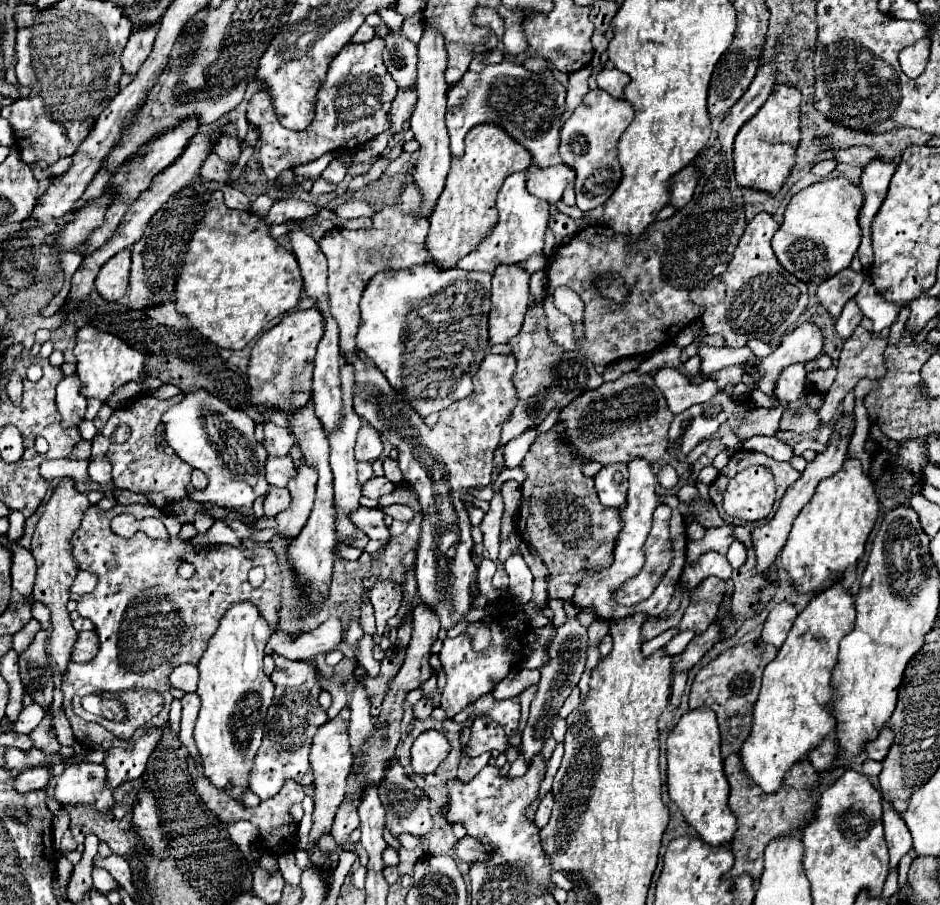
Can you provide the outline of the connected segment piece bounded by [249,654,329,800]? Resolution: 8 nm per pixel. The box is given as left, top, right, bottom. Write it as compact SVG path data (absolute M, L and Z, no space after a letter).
M273 654L273 660L275 660L275 670L271 674L271 682L275 684L275 698L267 712L263 744L259 748L255 766L249 776L251 790L261 800L273 798L283 788L285 780L295 780L301 786L313 784L309 750L311 750L311 742L313 742L317 728L329 720L325 710L317 702L321 694L321 686L317 682L315 664L313 662L291 662L275 654Z

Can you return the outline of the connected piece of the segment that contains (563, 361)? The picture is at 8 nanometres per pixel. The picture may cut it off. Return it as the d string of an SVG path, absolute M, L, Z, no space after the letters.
M541 302L529 304L523 328L515 338L511 338L509 344L513 346L513 354L517 360L517 368L513 374L513 386L517 388L517 404L503 424L499 446L505 446L509 440L517 438L525 430L537 428L551 410L563 410L579 394L603 384L601 374L595 372L593 364L583 358L583 354L567 352L551 340Z

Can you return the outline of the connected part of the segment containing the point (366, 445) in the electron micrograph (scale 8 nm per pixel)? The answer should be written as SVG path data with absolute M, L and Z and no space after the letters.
M363 424L359 428L359 434L357 434L357 444L355 444L355 460L357 462L367 462L367 460L377 460L379 454L383 452L383 444L381 444L381 438L379 434Z

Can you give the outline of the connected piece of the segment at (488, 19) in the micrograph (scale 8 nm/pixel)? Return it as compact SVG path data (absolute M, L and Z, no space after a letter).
M477 6L477 10L473 12L473 24L483 24L483 26L489 26L489 28L495 32L498 38L497 48L504 52L502 36L504 35L505 27L503 18L497 14L497 10Z

